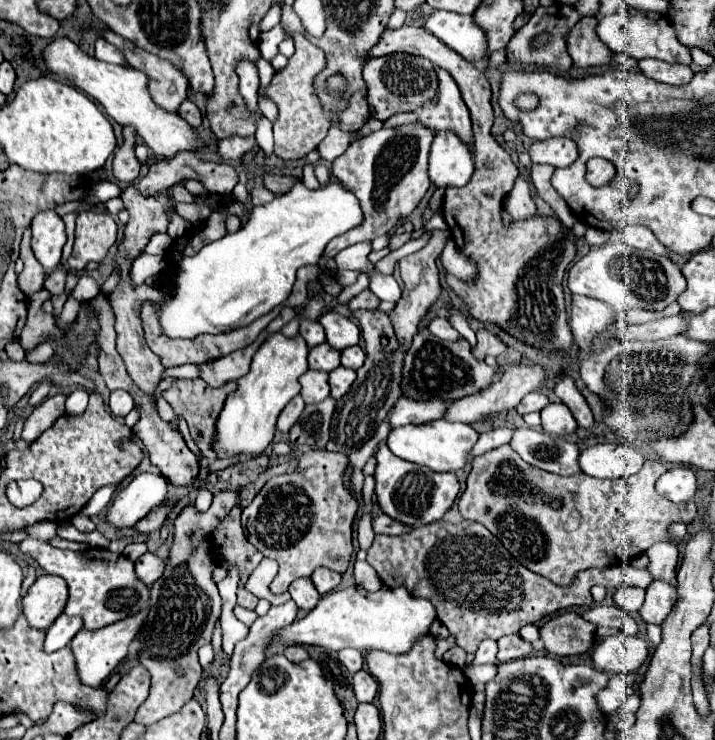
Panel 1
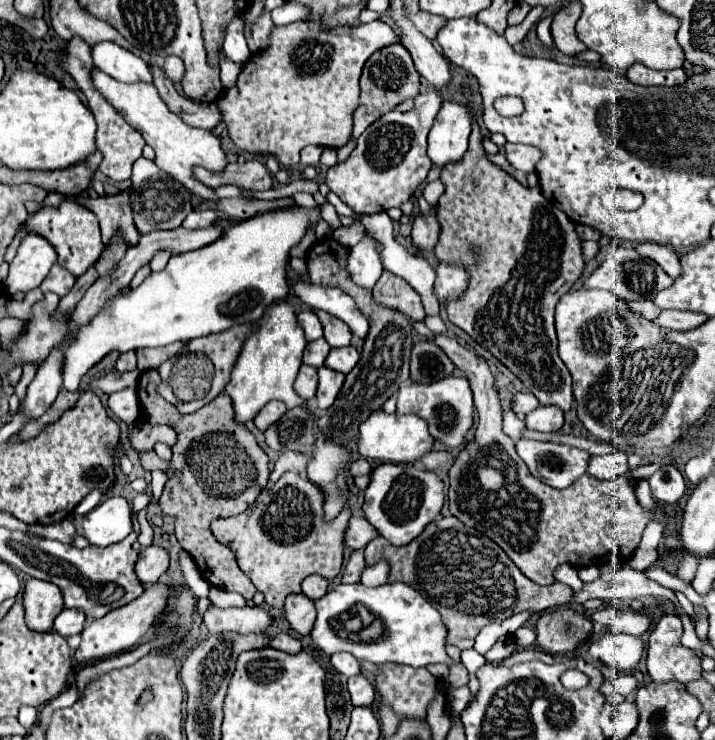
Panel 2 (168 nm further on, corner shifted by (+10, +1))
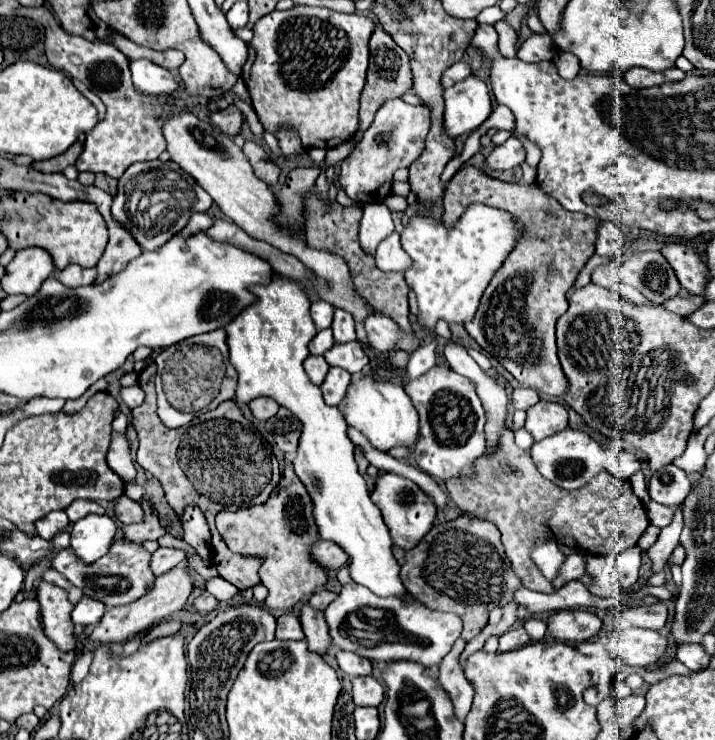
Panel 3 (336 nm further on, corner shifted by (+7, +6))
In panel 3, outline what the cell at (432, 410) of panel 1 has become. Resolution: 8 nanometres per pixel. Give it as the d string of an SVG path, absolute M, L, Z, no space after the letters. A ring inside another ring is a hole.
M434 365L428 373L410 381L404 391L420 415L420 439L414 449L416 463L440 481L456 475L470 475L474 459L486 449L486 415L472 381L450 367Z

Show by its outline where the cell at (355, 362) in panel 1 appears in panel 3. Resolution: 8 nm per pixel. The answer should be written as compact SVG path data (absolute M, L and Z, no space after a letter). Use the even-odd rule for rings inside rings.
M350 341L344 345L334 345L328 353L324 353L324 359L332 367L342 367L348 373L358 373L362 367L368 365L368 355L362 351L362 345L358 341Z

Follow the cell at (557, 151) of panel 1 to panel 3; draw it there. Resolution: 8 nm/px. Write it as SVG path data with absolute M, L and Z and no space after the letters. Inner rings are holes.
M510 137L506 143L498 145L492 149L492 153L486 157L486 163L494 169L512 169L512 167L518 167L526 161L526 149L524 145L516 139L516 137Z

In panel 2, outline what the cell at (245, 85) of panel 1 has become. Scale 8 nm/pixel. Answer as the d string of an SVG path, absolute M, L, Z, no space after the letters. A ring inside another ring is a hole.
M235 16L231 24L227 26L223 50L229 60L239 62L239 64L243 64L251 56L247 42L245 42L245 18L243 16Z

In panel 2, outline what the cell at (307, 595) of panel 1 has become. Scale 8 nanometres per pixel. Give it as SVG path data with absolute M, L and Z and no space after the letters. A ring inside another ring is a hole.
M291 594L285 600L285 618L289 620L291 628L299 632L301 636L309 636L309 630L313 630L315 622L315 604L309 598L303 598L303 594Z

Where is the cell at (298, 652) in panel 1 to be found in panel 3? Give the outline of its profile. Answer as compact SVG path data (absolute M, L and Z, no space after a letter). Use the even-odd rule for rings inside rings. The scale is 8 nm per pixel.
M284 613L284 615L278 617L276 639L282 639L282 641L288 641L288 639L292 639L292 641L304 639L304 633L302 633L298 615L294 615L294 613Z

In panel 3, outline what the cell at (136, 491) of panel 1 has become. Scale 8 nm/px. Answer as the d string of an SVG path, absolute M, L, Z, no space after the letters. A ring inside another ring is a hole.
M86 515L74 523L70 531L70 547L82 561L92 563L108 553L116 529L116 519L110 515Z

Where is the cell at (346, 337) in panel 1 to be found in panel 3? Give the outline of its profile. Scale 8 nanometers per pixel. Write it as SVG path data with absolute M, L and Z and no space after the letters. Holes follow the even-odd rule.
M344 309L334 311L332 331L334 331L334 341L336 343L348 343L348 341L356 339L356 329L354 329L352 315L348 311L344 311Z

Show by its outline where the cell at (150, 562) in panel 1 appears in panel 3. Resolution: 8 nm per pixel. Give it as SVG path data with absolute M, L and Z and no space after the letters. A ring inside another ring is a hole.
M158 547L150 557L150 569L154 575L162 575L162 573L170 571L172 567L176 567L184 557L186 557L186 553L180 549Z

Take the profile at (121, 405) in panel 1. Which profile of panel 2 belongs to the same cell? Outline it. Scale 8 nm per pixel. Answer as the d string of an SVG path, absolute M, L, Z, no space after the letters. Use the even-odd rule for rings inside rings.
M119 390L109 396L109 408L119 416L125 424L133 424L139 416L139 400L135 390Z

